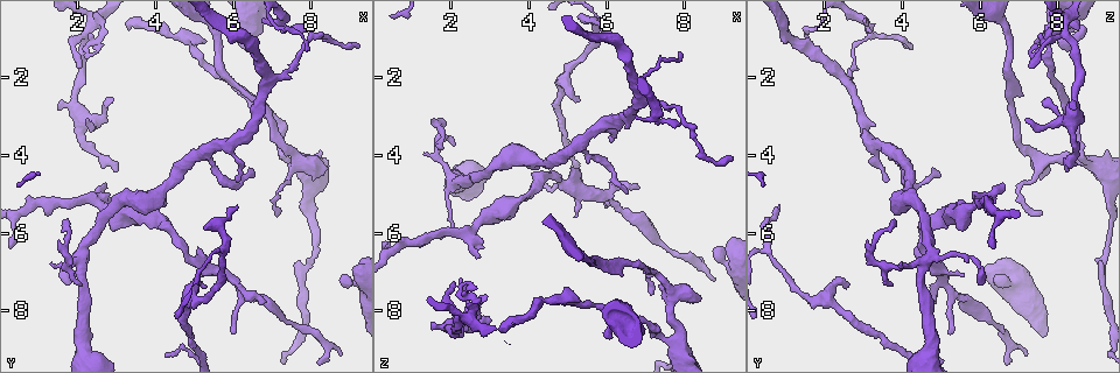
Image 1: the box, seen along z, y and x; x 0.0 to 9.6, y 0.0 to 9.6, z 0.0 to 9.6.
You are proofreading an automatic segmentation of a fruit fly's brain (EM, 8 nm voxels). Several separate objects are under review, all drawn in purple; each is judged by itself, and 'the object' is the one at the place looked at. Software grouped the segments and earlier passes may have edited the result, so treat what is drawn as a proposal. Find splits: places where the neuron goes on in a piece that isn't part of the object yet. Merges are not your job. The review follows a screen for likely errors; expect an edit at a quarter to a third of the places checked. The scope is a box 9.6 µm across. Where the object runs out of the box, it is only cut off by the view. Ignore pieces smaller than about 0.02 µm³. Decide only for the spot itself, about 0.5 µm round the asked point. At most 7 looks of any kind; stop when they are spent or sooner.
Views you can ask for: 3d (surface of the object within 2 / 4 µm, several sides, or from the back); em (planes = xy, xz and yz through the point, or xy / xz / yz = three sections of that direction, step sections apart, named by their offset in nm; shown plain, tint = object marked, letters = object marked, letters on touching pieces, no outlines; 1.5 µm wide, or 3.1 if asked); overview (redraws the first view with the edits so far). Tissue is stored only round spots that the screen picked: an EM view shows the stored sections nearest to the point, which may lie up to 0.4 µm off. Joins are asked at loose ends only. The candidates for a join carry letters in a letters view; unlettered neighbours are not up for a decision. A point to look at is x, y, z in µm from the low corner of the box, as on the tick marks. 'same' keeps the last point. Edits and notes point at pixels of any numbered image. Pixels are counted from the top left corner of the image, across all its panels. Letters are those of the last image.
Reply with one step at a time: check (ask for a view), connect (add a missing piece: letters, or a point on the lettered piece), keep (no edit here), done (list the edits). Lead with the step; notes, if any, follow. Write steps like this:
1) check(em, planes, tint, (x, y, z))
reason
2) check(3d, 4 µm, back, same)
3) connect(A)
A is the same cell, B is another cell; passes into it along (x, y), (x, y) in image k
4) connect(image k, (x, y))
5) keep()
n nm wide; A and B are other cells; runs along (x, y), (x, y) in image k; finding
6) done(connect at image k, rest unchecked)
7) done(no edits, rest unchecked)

check(3d, 4 µm, back, (3.35, 0.80, 8.60))
long arm stops here

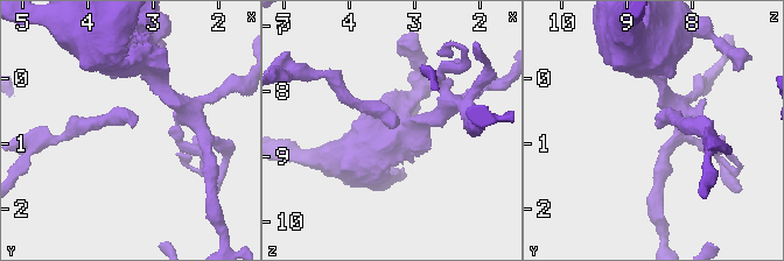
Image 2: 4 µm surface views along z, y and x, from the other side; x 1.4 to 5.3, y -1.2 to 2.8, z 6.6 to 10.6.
check(em, 3.1 µm, planes, letters, (3.35, 0.75, 8.55))
shape alone is not enough

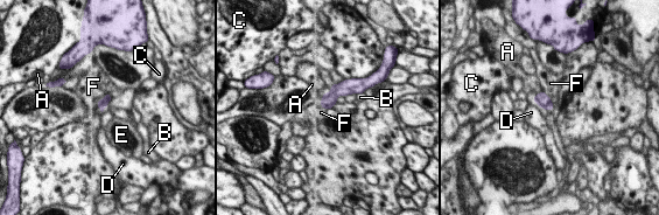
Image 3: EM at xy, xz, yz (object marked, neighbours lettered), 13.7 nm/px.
keep()
A, B, C, D, E and F are other cells; border along (542, 90), (554, 105) in image 3; none of them fits

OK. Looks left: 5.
check(em, planes, letters, (1.45, 2.80, 8.35))
free end

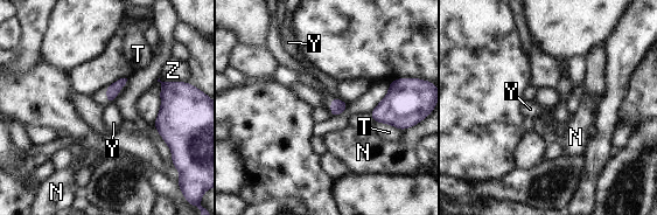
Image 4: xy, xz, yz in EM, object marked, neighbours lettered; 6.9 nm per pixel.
keep()
N, T, Y and Z are other cells; no lettered piece goes on from it

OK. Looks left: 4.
check(3d, 2 µm, (7.85, 1.35, 1.35))
free end

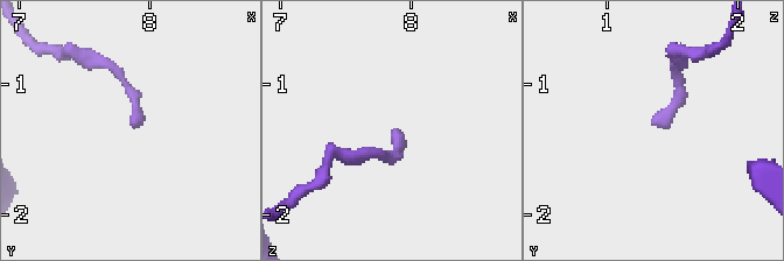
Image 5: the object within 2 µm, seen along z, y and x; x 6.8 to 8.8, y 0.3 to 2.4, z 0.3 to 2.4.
check(em, planes, tint, (7.86, 1.32, 1.36))

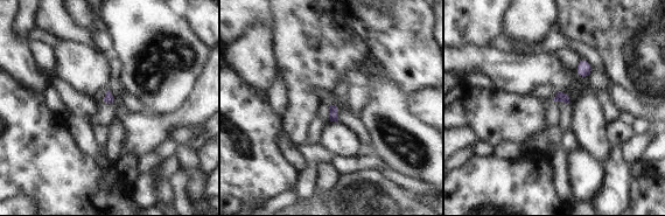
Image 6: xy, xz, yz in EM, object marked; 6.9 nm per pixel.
check(em, planes, letters, same)
what lies round it

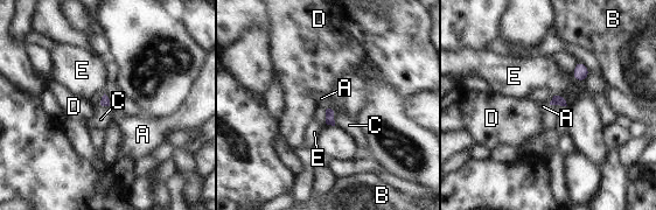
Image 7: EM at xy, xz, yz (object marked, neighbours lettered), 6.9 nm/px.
keep()
60 nm wide; A, B, C, D and E are other cells; border along (327, 107), (333, 111), (335, 124) in image 7; no lettered piece goes on from it

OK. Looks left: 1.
done(no edits, rest unchecked)

